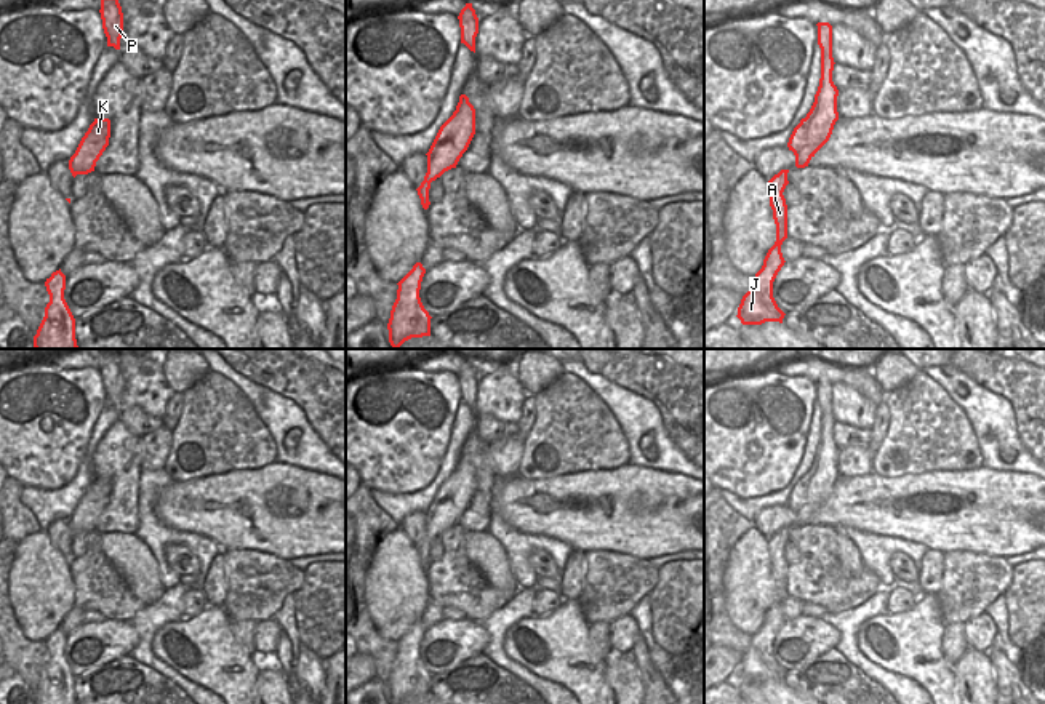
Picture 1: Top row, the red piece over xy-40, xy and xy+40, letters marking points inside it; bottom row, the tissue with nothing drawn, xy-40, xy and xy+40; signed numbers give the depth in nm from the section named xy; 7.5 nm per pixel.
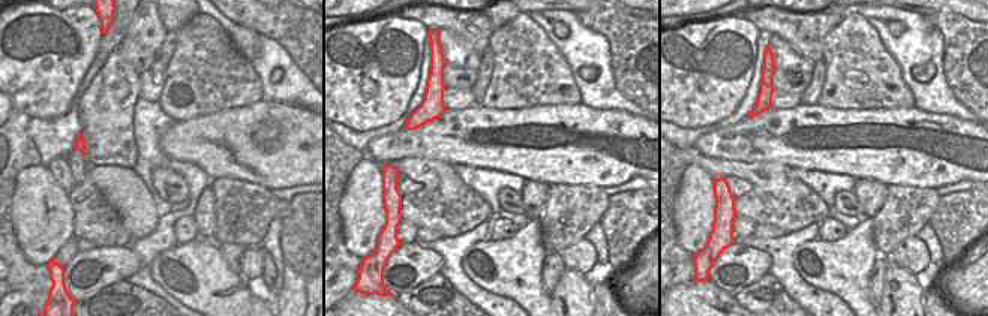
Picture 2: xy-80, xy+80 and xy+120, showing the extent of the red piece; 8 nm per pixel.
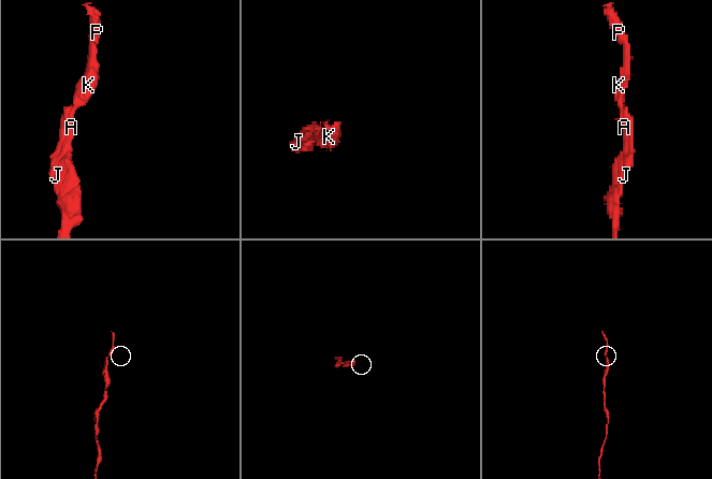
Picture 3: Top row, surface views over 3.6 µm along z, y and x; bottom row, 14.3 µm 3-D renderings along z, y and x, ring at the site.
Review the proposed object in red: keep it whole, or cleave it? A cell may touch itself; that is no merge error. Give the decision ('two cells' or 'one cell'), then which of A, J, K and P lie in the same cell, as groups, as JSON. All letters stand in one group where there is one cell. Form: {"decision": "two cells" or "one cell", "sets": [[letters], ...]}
{"decision": "one cell", "sets": [["A", "J", "K", "P"]]}

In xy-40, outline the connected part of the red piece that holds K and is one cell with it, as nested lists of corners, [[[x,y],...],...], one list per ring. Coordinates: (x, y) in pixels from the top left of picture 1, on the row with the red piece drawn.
[[[94,118],[88,131],[82,138],[75,154],[69,160],[72,176],[88,174],[94,171],[96,162],[109,146],[110,120]]]

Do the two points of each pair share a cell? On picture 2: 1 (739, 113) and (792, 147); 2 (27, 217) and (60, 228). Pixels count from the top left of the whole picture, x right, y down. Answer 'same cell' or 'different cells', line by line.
1: different cells
2: same cell

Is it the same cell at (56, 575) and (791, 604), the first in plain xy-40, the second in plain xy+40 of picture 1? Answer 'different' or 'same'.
different

